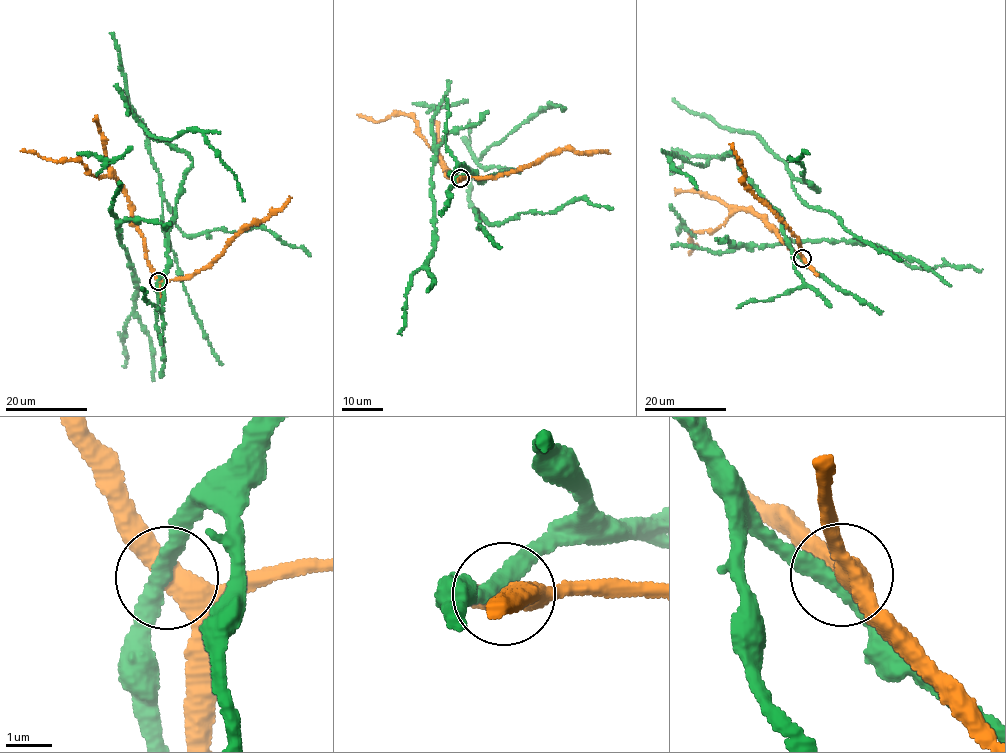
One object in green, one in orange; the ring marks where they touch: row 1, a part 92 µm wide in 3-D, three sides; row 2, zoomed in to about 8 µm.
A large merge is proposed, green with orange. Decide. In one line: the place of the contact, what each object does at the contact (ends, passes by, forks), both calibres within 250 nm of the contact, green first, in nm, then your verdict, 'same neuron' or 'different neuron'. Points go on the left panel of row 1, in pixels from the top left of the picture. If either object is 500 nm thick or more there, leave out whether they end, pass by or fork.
(158, 281) | green passes by | orange passes by | 320/460 nm | same neuron

